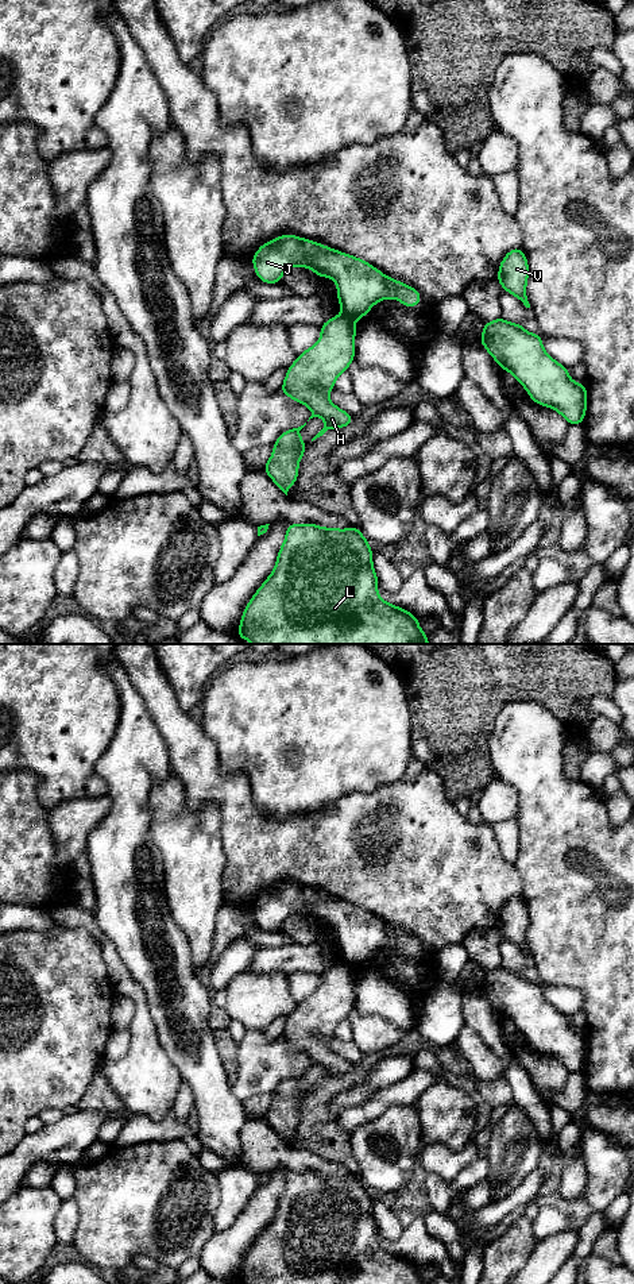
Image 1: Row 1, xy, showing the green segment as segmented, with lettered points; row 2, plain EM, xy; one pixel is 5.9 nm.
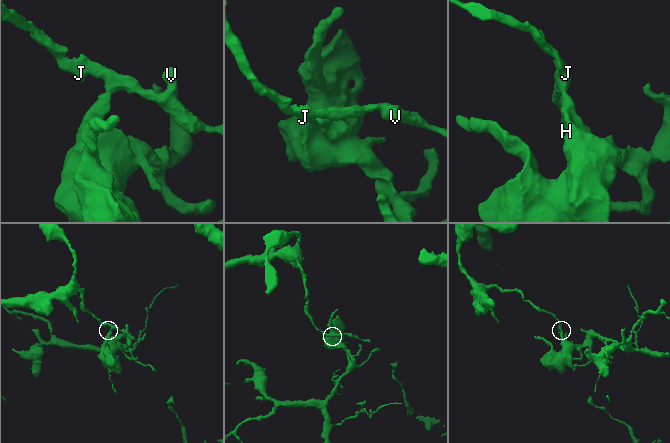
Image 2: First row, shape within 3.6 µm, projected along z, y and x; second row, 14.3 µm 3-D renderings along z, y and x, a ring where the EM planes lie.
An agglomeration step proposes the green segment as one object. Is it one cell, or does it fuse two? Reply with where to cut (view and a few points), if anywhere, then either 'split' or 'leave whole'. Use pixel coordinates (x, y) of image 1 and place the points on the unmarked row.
cut in xy along (347, 963), (354, 970); split

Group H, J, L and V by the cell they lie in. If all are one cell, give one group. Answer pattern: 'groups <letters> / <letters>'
groups H L / J V

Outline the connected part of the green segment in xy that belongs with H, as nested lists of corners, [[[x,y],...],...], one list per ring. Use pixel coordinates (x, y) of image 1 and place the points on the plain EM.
[[[336,963],[321,975],[318,990],[298,1003],[287,1017],[281,1041],[310,1056],[313,1067],[320,1064],[325,1075],[312,1087],[328,1077],[339,1077],[353,1071],[353,1064],[330,1050],[328,1041],[335,1029],[355,1006],[355,969],[345,963]]]

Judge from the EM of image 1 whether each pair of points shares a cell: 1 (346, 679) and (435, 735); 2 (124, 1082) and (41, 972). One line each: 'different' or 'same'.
1: different
2: different

